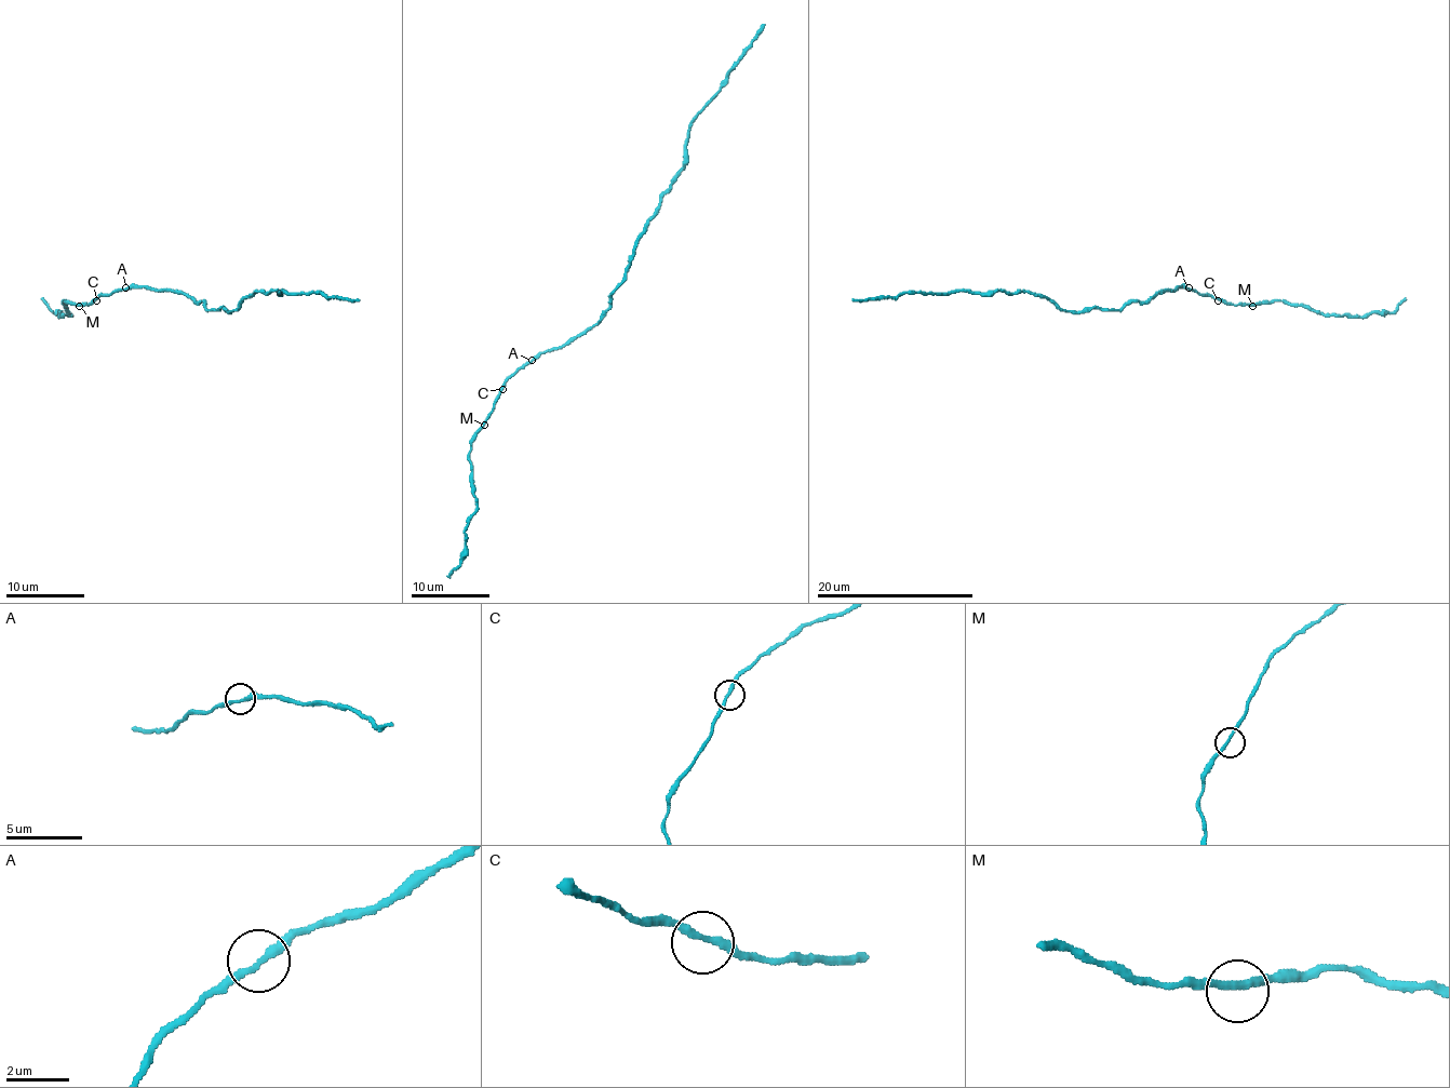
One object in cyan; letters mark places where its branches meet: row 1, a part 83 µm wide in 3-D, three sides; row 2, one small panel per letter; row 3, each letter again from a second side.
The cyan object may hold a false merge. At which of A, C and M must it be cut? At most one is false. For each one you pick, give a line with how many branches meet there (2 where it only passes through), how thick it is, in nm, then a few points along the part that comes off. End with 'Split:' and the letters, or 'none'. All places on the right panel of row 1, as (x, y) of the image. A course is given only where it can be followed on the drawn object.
Split: none

